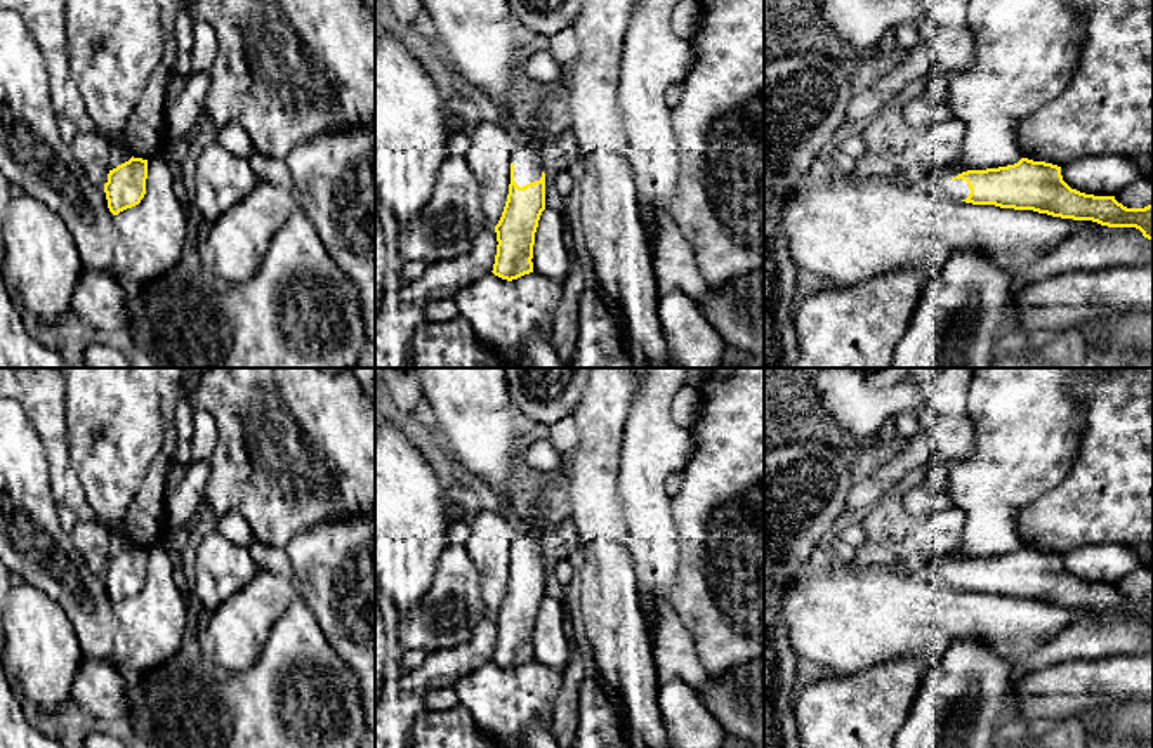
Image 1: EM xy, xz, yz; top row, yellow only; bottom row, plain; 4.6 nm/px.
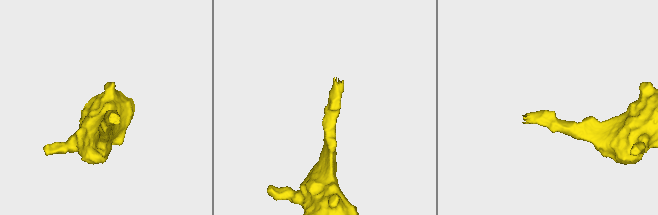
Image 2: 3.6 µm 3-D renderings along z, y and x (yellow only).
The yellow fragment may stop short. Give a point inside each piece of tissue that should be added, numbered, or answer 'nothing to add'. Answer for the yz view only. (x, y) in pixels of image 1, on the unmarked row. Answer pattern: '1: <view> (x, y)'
1: yz (943, 575)

